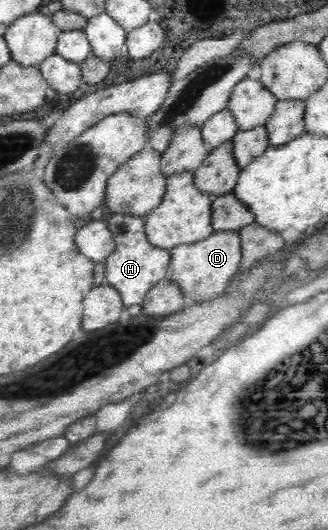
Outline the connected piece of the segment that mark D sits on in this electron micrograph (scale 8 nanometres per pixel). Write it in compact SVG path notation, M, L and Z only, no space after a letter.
M238 230L213 232L208 238L195 243L180 244L169 249L171 263L168 279L176 281L189 301L208 300L219 294L231 276L239 270L241 261L241 238Z

